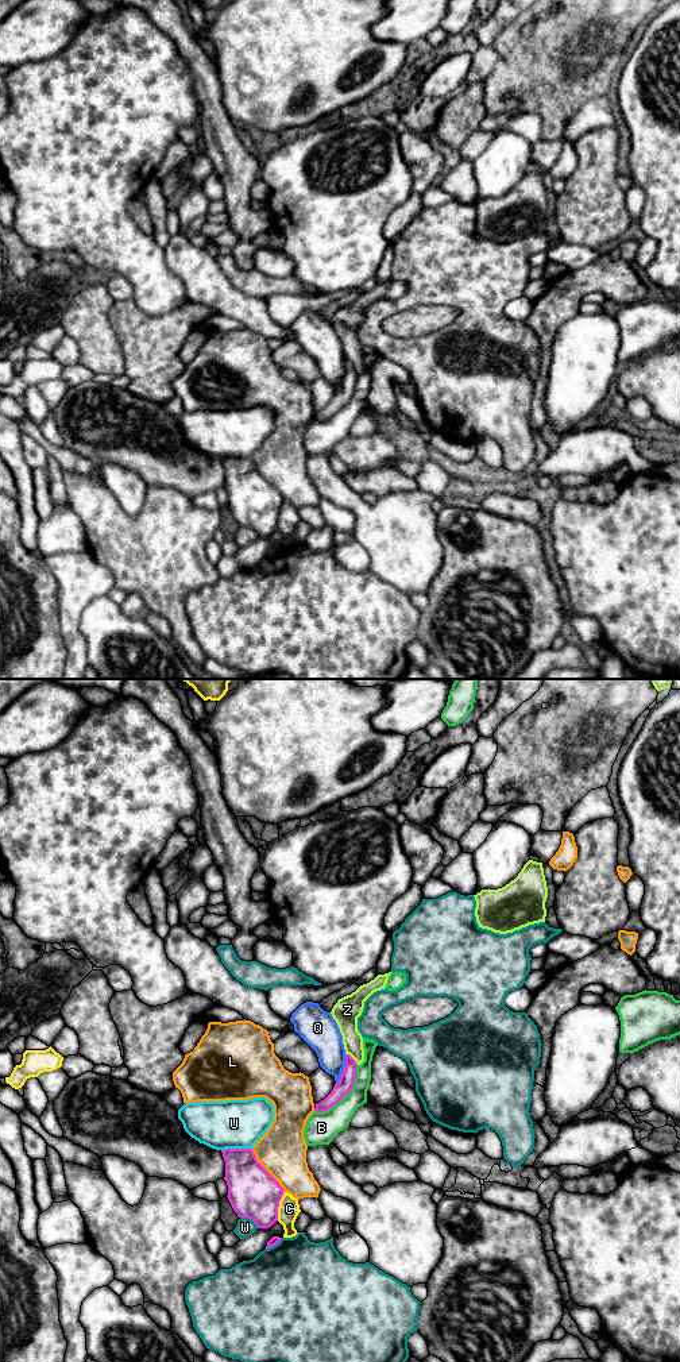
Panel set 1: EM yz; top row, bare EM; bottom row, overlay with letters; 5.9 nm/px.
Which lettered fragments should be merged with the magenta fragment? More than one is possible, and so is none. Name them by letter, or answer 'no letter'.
no letter

